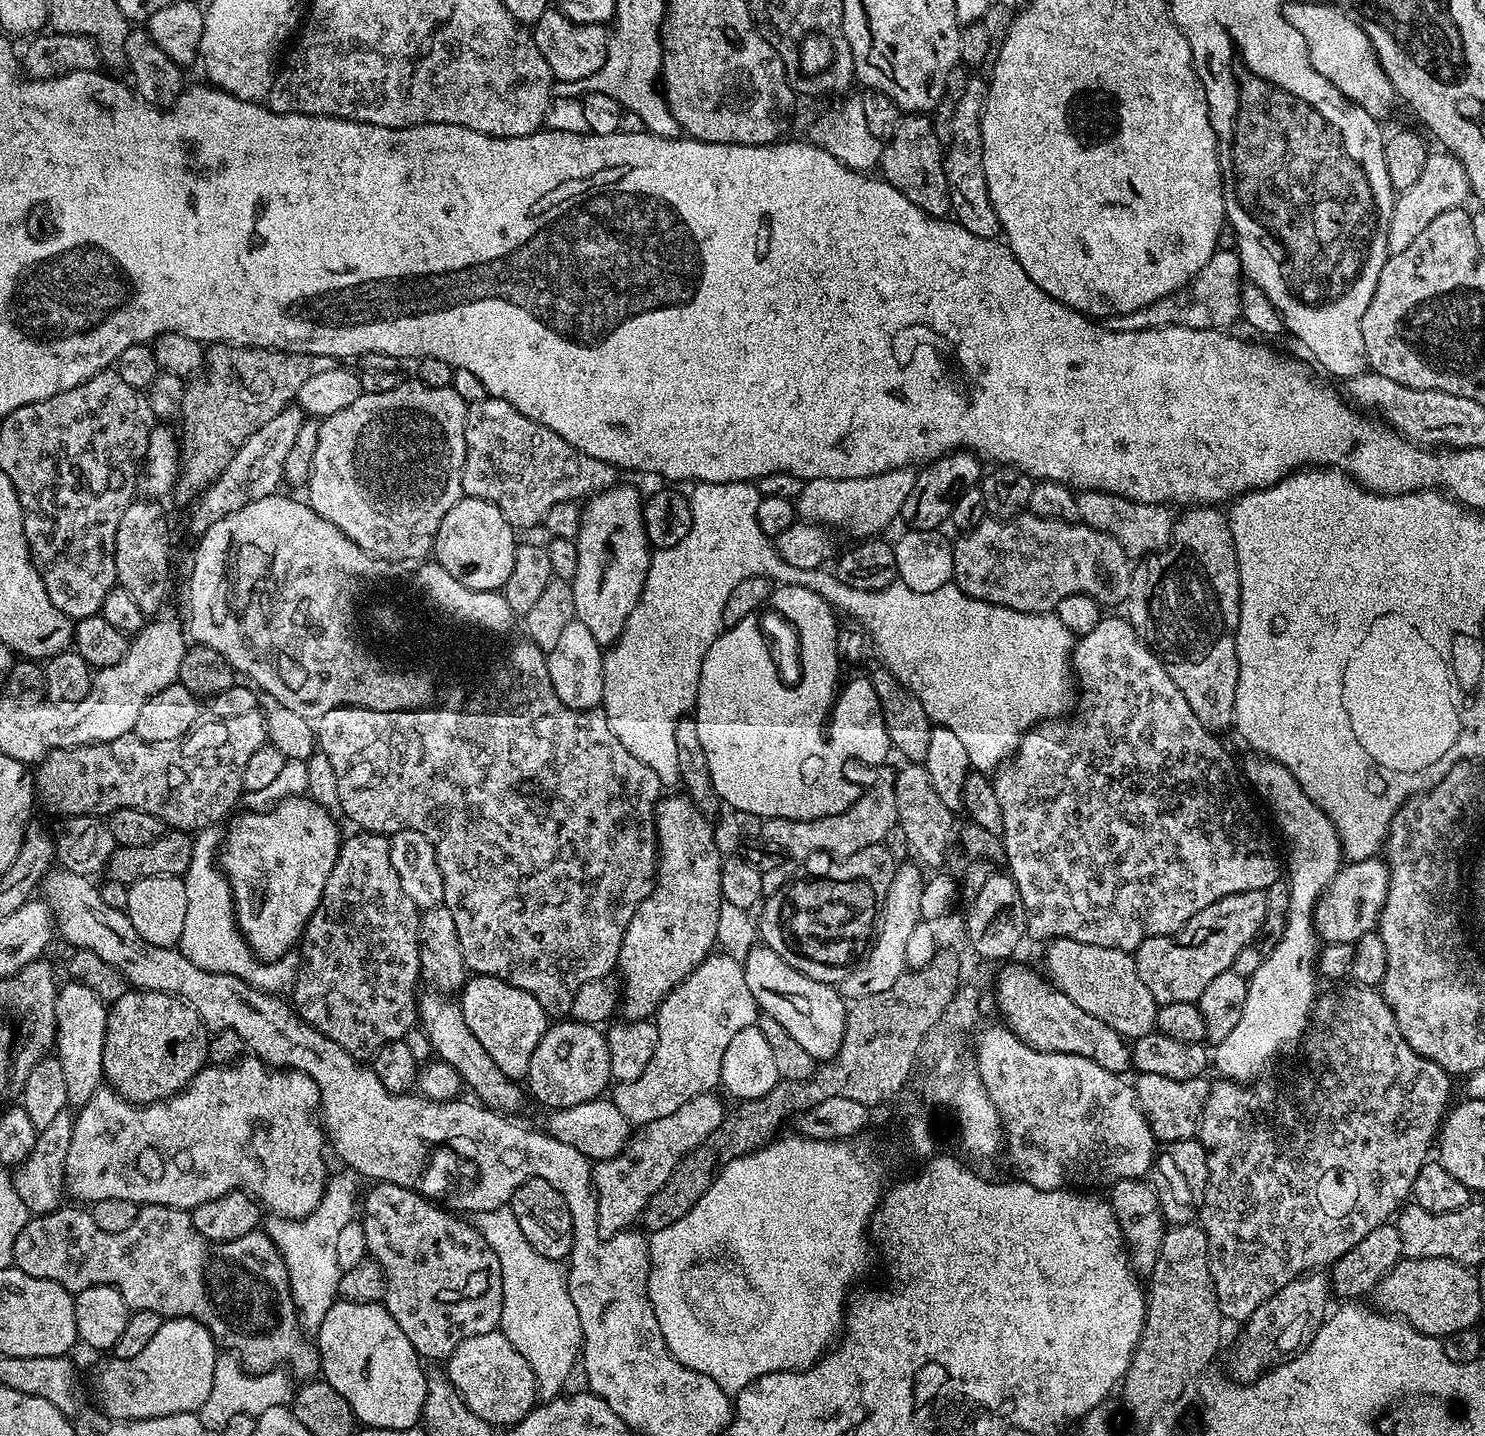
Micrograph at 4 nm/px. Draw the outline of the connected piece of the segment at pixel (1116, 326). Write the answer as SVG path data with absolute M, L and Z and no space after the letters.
M1219 251L1212 255L1210 262L1198 270L1198 274L1185 288L1179 288L1174 294L1160 298L1158 302L1150 302L1150 306L1142 306L1142 310L1134 310L1130 314L1109 316L1106 326L1115 332L1137 332L1138 330L1154 330L1170 326L1186 326L1206 330L1231 329L1235 320L1241 319L1240 293L1242 291L1242 267L1239 255L1235 251Z

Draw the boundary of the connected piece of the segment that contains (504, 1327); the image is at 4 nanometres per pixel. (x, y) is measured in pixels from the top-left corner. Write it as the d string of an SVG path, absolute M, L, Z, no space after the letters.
M498 1206L489 1212L477 1212L471 1217L473 1224L486 1238L490 1250L498 1254L502 1270L502 1314L499 1331L512 1343L514 1350L530 1362L536 1375L536 1390L541 1401L561 1395L564 1384L564 1311L569 1311L568 1281L556 1272L544 1272L546 1261L518 1227L511 1207Z

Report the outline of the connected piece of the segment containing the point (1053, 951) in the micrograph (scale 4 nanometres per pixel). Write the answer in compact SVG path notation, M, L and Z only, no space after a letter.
M1061 936L1047 941L1043 948L1047 979L1058 991L1066 994L1074 1006L1082 1006L1086 1014L1094 1014L1094 1018L1106 1022L1106 1026L1129 1041L1155 1029L1156 999L1150 990L1146 990L1146 982L1138 978L1135 959L1129 953L1106 946L1090 946Z

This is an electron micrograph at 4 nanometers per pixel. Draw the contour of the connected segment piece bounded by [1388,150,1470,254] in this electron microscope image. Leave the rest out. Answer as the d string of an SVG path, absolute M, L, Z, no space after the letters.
M1447 150L1433 151L1426 158L1426 166L1418 182L1414 182L1410 190L1397 195L1388 231L1389 253L1402 254L1402 250L1406 250L1406 246L1410 246L1410 242L1414 242L1414 238L1418 238L1418 234L1422 234L1422 230L1438 218L1438 214L1461 207L1465 203L1463 200L1469 199L1469 196L1468 175L1462 162L1458 162L1458 158Z

